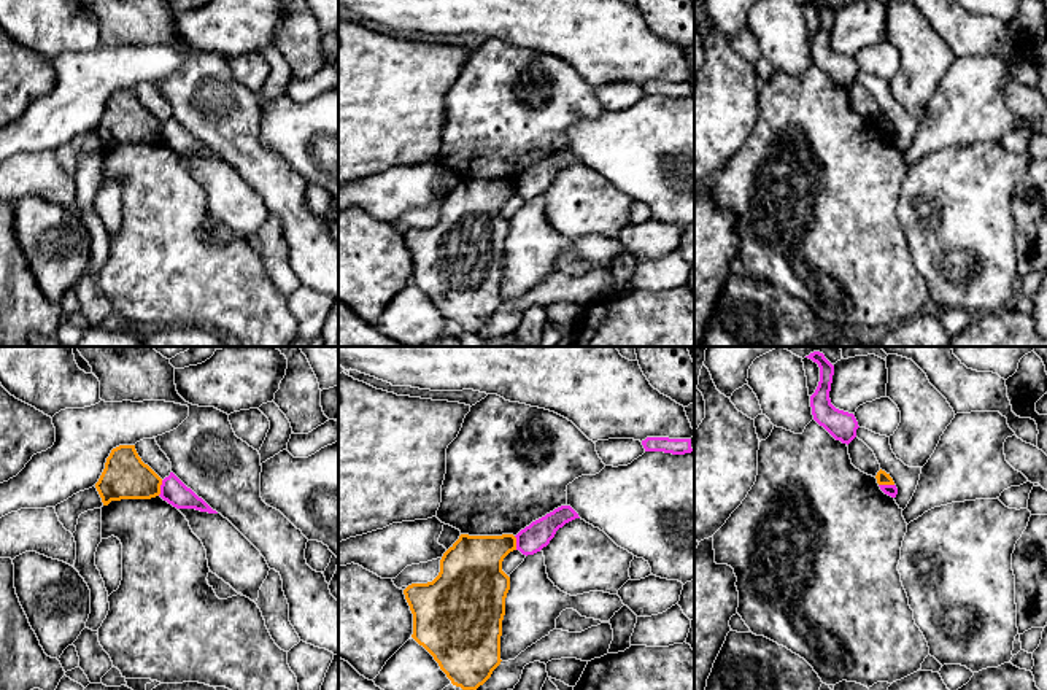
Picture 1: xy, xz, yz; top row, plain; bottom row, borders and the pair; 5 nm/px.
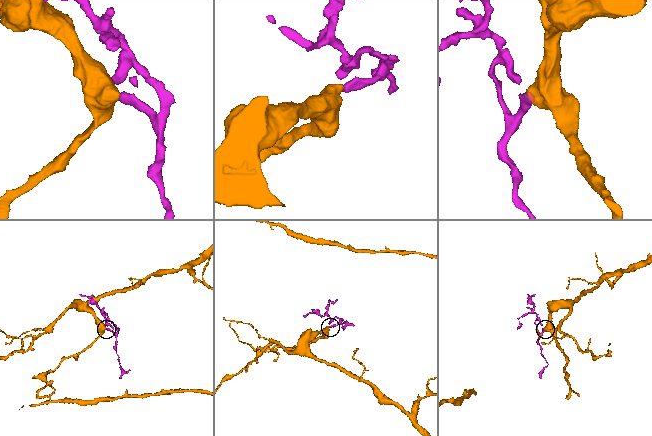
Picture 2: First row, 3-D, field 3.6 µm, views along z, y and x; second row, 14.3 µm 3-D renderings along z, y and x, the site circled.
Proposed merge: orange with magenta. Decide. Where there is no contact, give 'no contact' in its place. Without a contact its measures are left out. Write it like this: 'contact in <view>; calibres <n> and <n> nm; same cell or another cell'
contact in xy; calibres 220 and 130 nm; another cell

